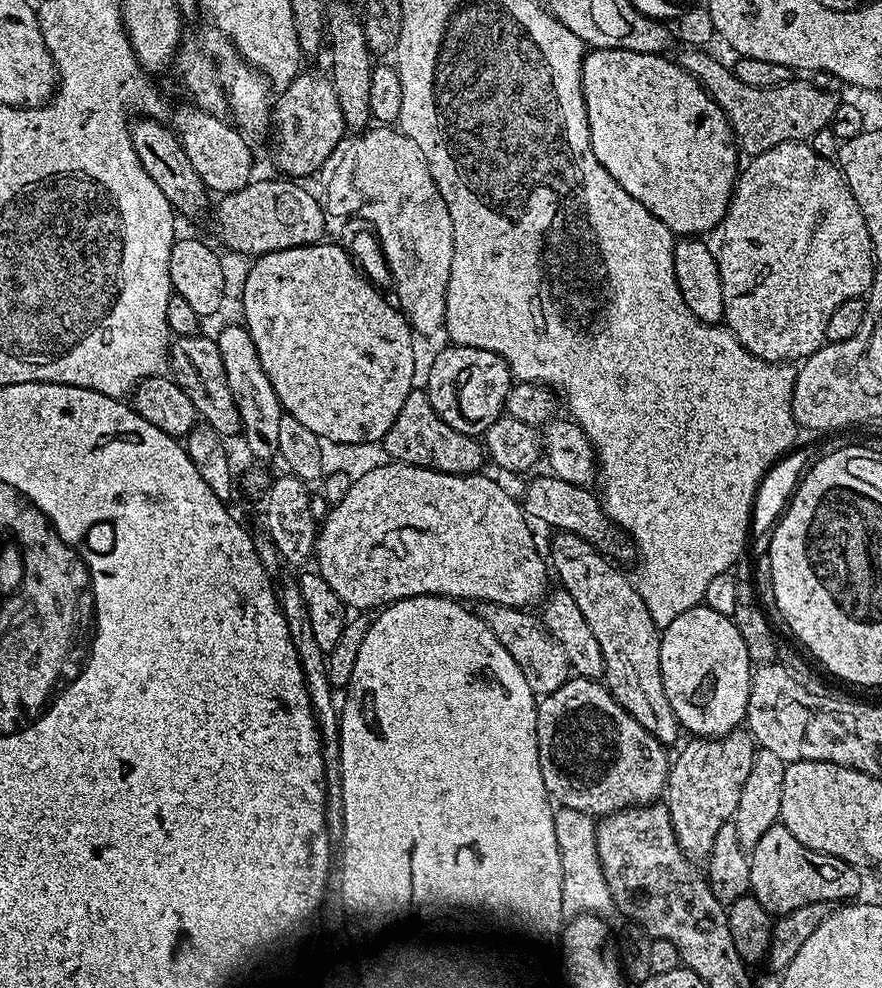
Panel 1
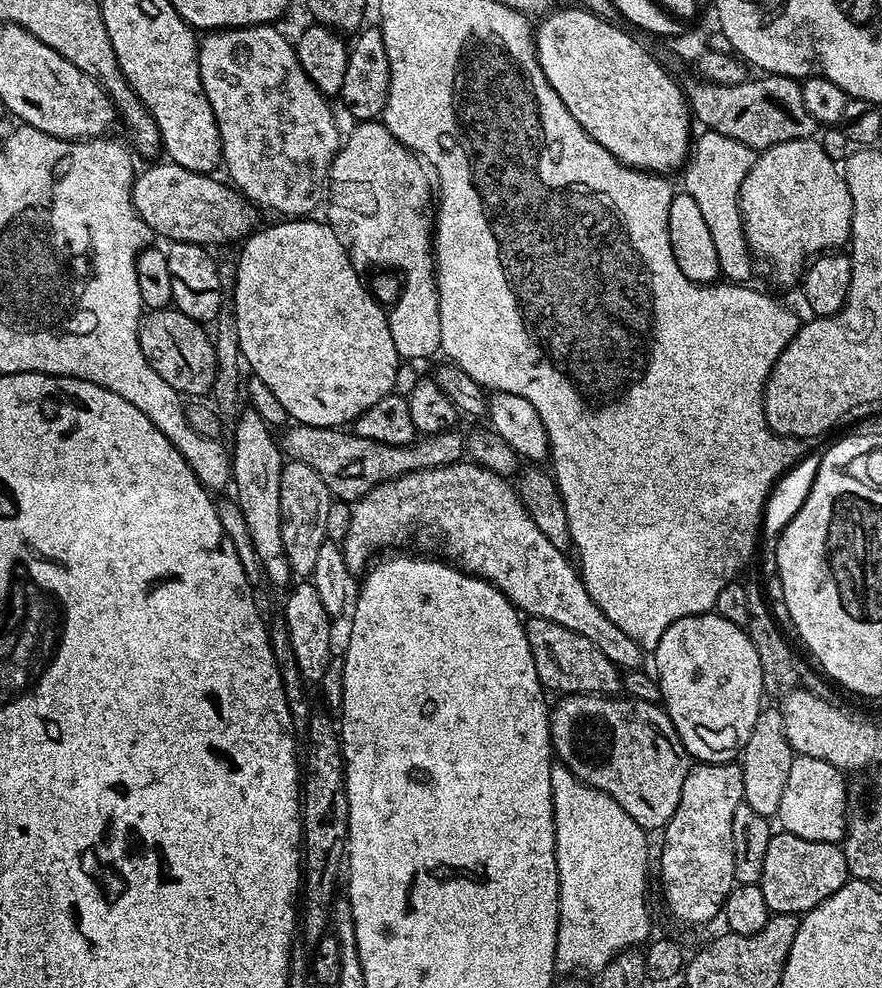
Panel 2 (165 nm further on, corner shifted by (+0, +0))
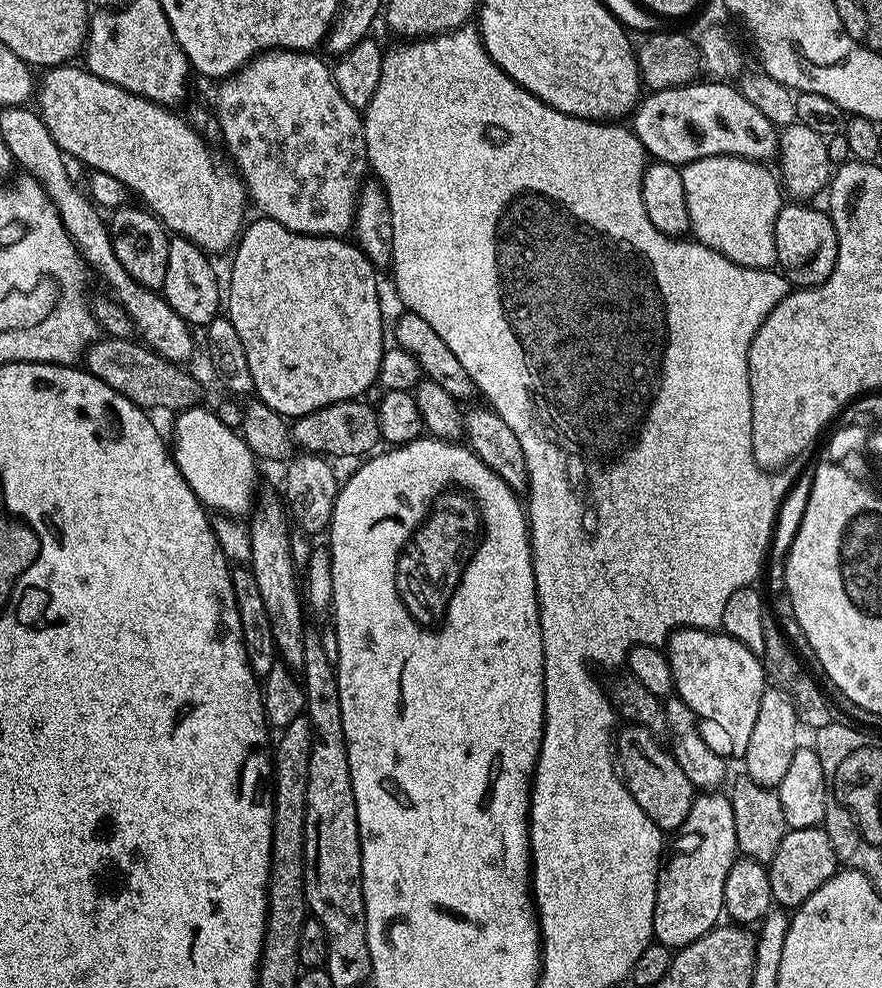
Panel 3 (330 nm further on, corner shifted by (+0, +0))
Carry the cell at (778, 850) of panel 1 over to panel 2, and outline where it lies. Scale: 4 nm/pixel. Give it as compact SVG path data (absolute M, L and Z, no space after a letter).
M780 830L770 838L770 846L766 846L766 862L762 866L762 878L759 885L762 898L766 898L769 913L803 914L809 912L811 908L818 907L826 898L830 898L830 894L842 890L842 886L848 883L849 879L846 854L839 843L827 840L807 840Z

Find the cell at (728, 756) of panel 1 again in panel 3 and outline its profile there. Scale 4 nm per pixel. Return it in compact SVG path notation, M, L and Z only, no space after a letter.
M701 791L693 799L690 814L686 814L686 822L682 822L682 826L677 828L671 837L666 859L663 861L660 875L656 877L656 905L652 923L652 935L655 943L679 950L685 948L690 942L702 938L702 934L706 934L721 923L724 912L726 874L730 874L730 866L736 863L737 859L738 849L734 834L732 803L728 801L727 795L723 791Z

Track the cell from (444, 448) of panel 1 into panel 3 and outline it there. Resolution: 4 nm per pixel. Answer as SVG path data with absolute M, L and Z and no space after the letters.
M360 398L343 400L314 410L305 416L295 417L290 424L293 445L305 453L317 453L325 458L333 458L332 456L367 457L381 443L381 438L376 408L373 405L363 404L364 402Z

